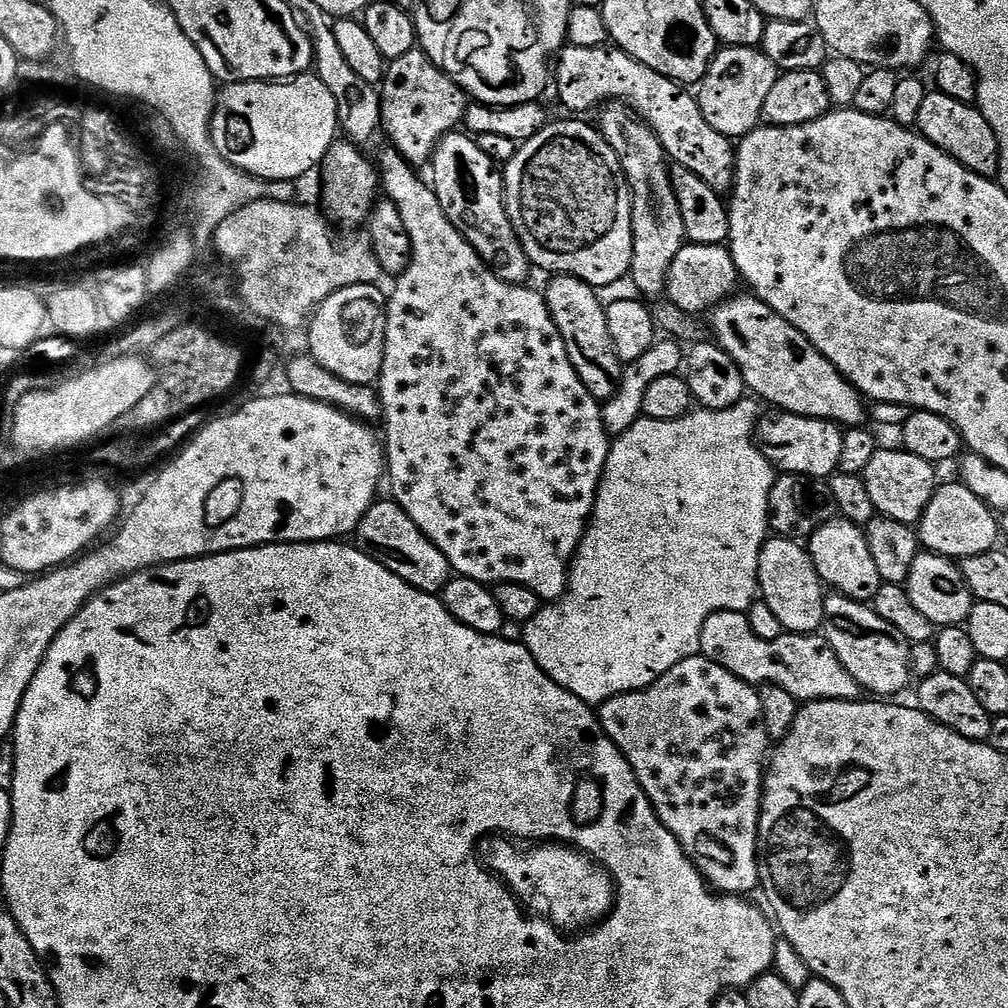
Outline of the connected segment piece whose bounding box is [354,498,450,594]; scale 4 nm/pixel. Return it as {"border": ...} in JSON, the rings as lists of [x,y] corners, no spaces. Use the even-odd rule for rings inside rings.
{"border":[[[391,498],[377,499],[376,503],[366,510],[362,522],[356,527],[354,540],[360,551],[386,566],[386,570],[398,574],[398,578],[418,590],[440,594],[448,585],[450,569],[442,550],[438,550],[438,546],[434,546],[434,542],[430,542],[430,538],[422,534],[420,527]]]}

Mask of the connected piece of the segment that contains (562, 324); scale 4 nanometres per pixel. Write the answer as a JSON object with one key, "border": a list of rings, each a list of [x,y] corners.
{"border":[[[556,274],[551,279],[546,299],[550,314],[558,326],[558,334],[562,334],[562,342],[566,342],[566,354],[592,397],[601,402],[608,400],[620,384],[622,362],[616,357],[610,338],[605,301],[596,297],[599,296],[597,289],[576,276]]]}

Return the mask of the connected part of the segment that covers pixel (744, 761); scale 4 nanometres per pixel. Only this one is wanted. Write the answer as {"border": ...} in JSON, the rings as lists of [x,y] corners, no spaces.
{"border":[[[699,654],[686,658],[682,662],[678,662],[678,666],[674,666],[666,674],[662,674],[662,678],[658,678],[650,686],[640,688],[637,692],[627,692],[626,694],[618,694],[614,698],[610,698],[605,704],[599,705],[598,715],[600,718],[600,724],[604,728],[606,735],[616,743],[618,750],[623,754],[630,762],[630,766],[634,770],[634,774],[638,778],[638,782],[642,786],[642,790],[650,798],[650,802],[654,806],[654,810],[658,814],[658,818],[666,826],[666,830],[670,830],[670,834],[674,834],[674,838],[678,838],[678,842],[684,847],[684,853],[692,859],[692,863],[696,865],[696,868],[704,875],[705,880],[717,893],[727,894],[729,896],[743,897],[745,894],[752,894],[748,892],[757,891],[760,884],[760,857],[758,855],[758,849],[760,847],[760,803],[764,797],[764,773],[766,771],[766,757],[770,752],[770,737],[766,726],[764,725],[764,719],[762,718],[762,702],[760,701],[760,693],[753,685],[747,684],[745,680],[739,680],[734,674],[730,674],[730,670],[726,670],[722,666],[718,666],[714,662],[710,662],[705,656]]]}

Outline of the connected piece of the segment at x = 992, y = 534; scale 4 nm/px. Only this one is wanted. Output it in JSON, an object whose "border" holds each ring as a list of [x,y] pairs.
{"border":[[[941,483],[918,521],[918,540],[927,551],[937,556],[963,558],[991,552],[997,547],[998,516],[982,503],[966,485]]]}

